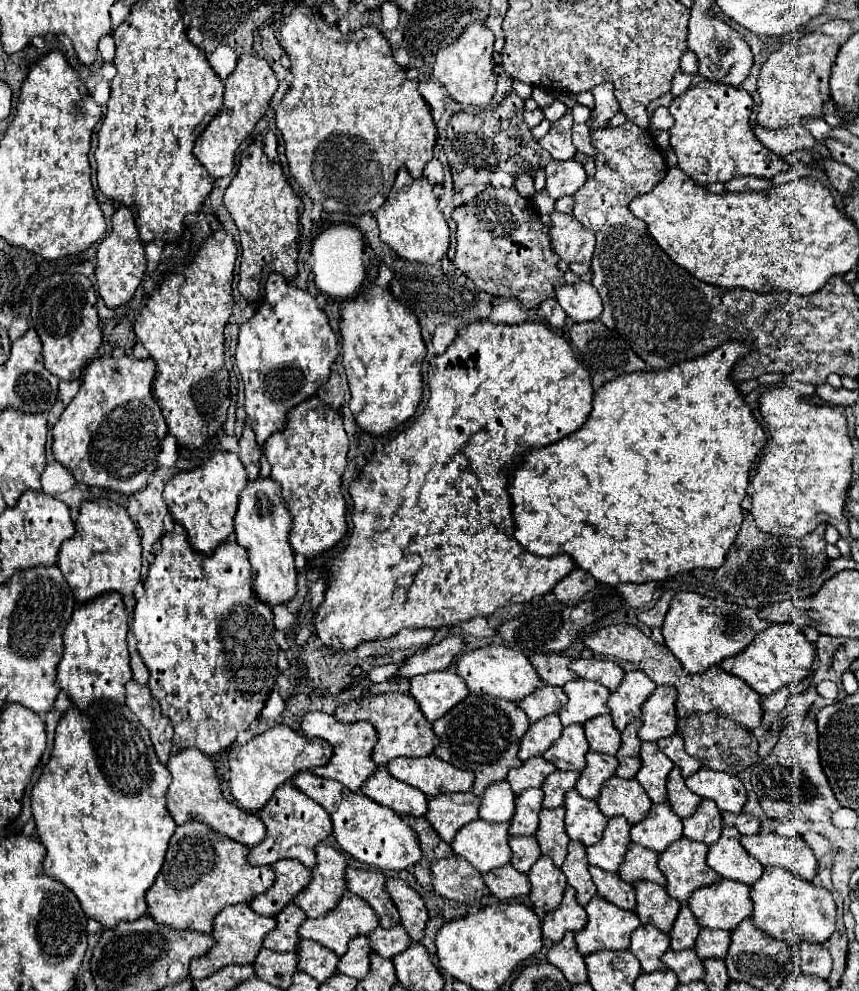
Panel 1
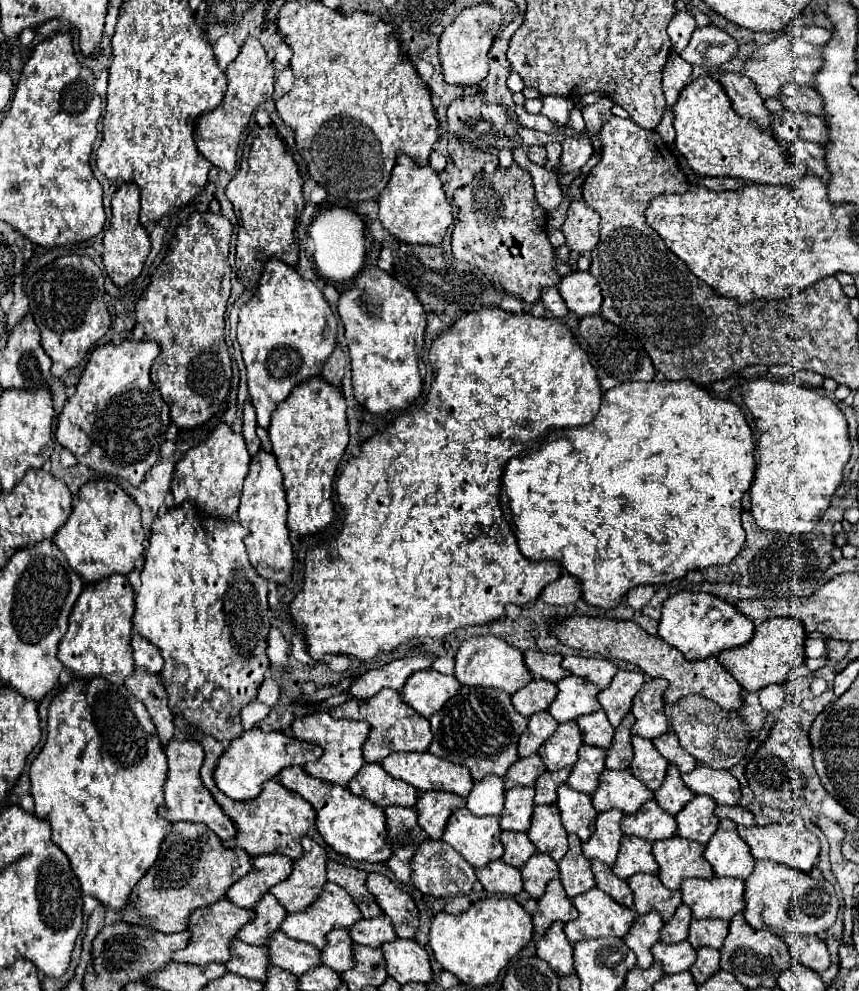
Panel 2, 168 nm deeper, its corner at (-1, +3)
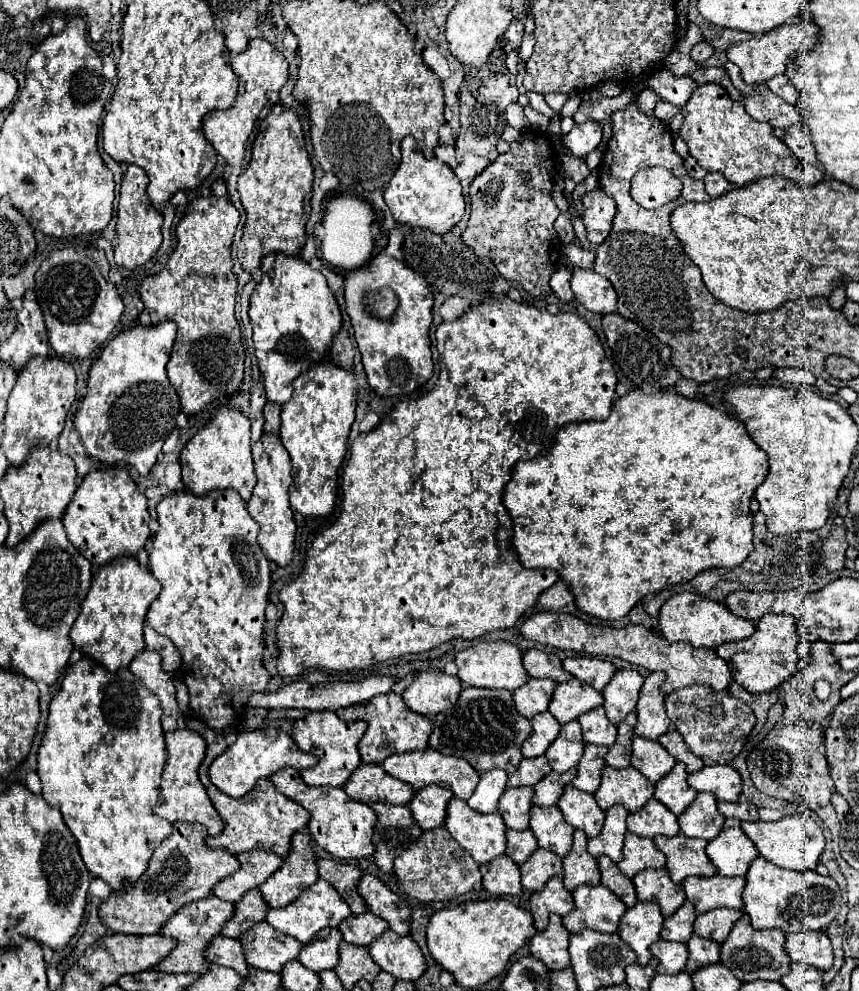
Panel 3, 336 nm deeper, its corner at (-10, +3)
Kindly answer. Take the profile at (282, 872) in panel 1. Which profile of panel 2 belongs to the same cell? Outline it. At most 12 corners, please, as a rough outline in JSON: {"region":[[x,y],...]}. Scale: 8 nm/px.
{"region":[[281,853],[255,857],[255,869],[227,891],[227,899],[253,909],[293,871]]}

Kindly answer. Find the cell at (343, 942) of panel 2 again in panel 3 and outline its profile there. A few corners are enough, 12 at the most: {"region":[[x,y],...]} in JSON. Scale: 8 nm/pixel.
{"region":[[338,929],[302,945],[298,961],[324,971],[336,967]]}

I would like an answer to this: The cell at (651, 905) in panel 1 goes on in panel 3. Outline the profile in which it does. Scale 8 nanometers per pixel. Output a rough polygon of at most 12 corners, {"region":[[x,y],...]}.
{"region":[[664,867],[640,871],[632,883],[640,901],[656,901],[670,917],[686,901]]}

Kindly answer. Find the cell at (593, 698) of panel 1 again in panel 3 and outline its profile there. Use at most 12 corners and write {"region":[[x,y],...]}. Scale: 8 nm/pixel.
{"region":[[578,679],[556,685],[548,711],[560,725],[600,707],[600,691]]}

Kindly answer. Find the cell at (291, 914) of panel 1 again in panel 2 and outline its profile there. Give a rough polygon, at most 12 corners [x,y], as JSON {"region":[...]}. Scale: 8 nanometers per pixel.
{"region":[[271,893],[239,931],[251,945],[267,945],[289,913]]}

